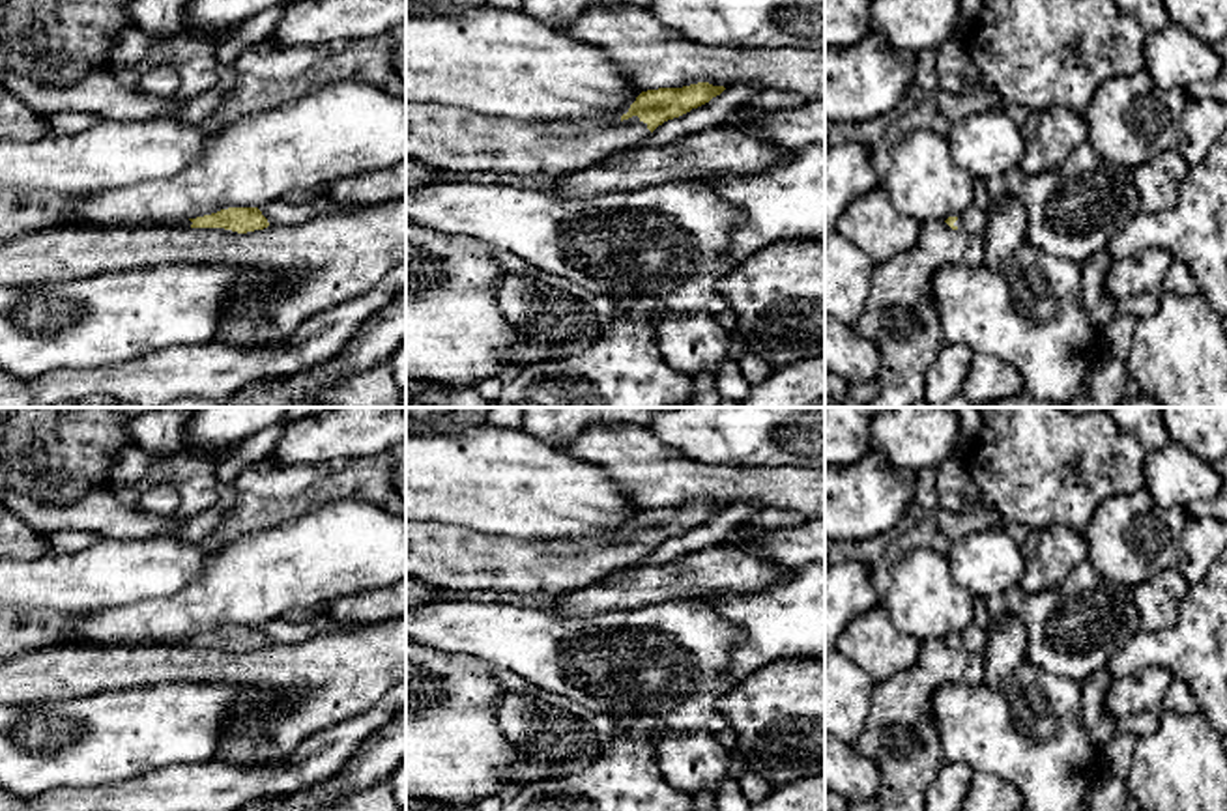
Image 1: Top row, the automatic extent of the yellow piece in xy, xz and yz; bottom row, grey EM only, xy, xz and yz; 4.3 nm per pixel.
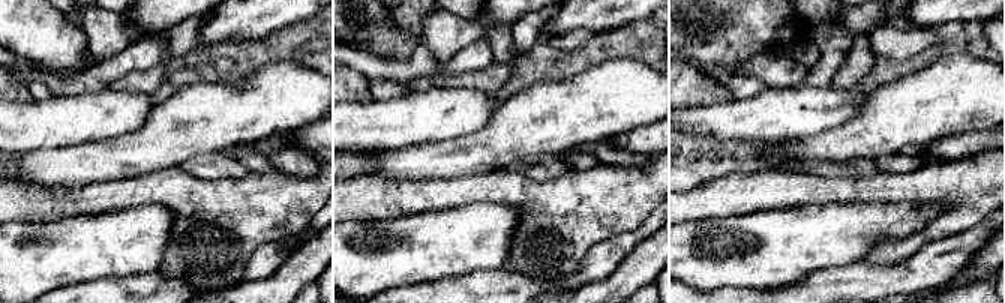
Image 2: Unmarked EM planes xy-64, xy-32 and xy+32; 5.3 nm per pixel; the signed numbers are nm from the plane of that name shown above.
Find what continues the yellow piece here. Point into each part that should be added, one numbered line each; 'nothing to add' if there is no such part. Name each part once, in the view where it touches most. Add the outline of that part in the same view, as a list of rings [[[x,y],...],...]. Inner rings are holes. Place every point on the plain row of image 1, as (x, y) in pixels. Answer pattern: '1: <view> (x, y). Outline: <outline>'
1: xz (444, 555). Outline: [[[406,519],[406,576],[462,594],[567,594],[636,566],[649,553],[638,534],[623,540],[526,542],[451,523]]]

